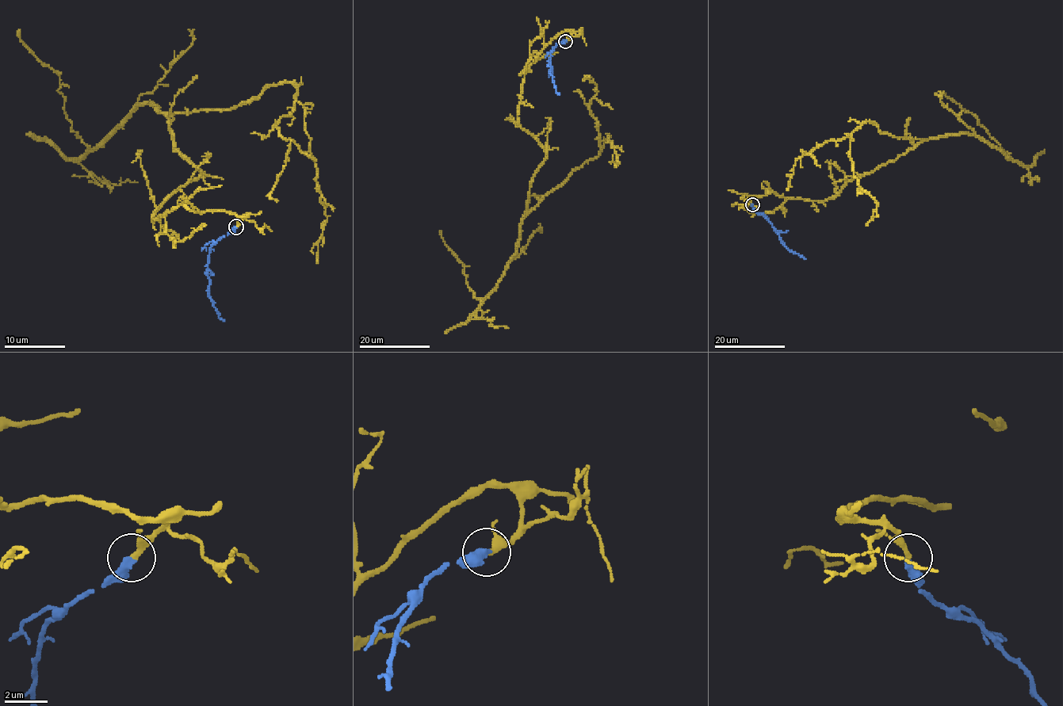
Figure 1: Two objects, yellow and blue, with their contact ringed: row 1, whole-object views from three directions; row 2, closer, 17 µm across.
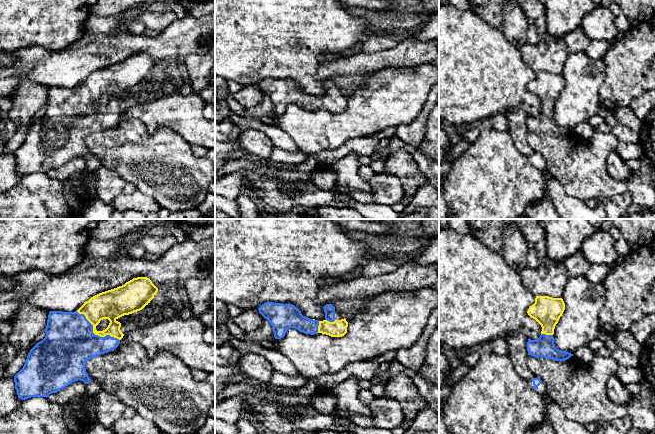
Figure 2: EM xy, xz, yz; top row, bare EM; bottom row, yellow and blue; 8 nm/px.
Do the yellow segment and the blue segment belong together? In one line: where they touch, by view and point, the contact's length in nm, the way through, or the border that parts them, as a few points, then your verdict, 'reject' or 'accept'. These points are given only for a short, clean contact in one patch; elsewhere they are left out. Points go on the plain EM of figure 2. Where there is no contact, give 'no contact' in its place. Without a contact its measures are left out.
contact xy (93, 105); length 360 nm; way xy (111, 80), (93, 97), (93, 105), (82, 105), (69, 118); accept

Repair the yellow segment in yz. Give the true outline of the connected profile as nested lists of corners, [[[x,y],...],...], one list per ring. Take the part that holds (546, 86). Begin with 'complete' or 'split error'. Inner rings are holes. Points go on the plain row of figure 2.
split error | [[[536,72],[535,79],[529,83],[527,89],[541,101],[542,107],[537,116],[528,115],[528,131],[556,137],[565,137],[573,132],[557,125],[554,120],[554,105],[564,86],[565,79],[562,74]]]

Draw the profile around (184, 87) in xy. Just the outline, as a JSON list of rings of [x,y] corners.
[[[185,78],[181,80],[176,87],[182,95],[189,95],[193,93],[193,88],[190,82]]]

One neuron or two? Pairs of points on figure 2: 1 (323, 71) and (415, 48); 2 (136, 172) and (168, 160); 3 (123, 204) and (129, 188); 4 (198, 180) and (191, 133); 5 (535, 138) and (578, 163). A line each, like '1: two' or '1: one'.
1: one
2: one
3: two
4: two
5: one

